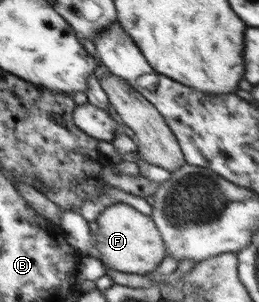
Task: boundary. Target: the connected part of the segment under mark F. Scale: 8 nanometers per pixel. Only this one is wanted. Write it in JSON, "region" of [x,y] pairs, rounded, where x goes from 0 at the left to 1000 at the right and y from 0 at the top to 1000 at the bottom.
{"region":[[[483,672],[429,679],[371,719],[375,778],[363,834],[417,891],[552,911],[591,901],[641,848],[629,788],[583,715],[556,712]]]}

